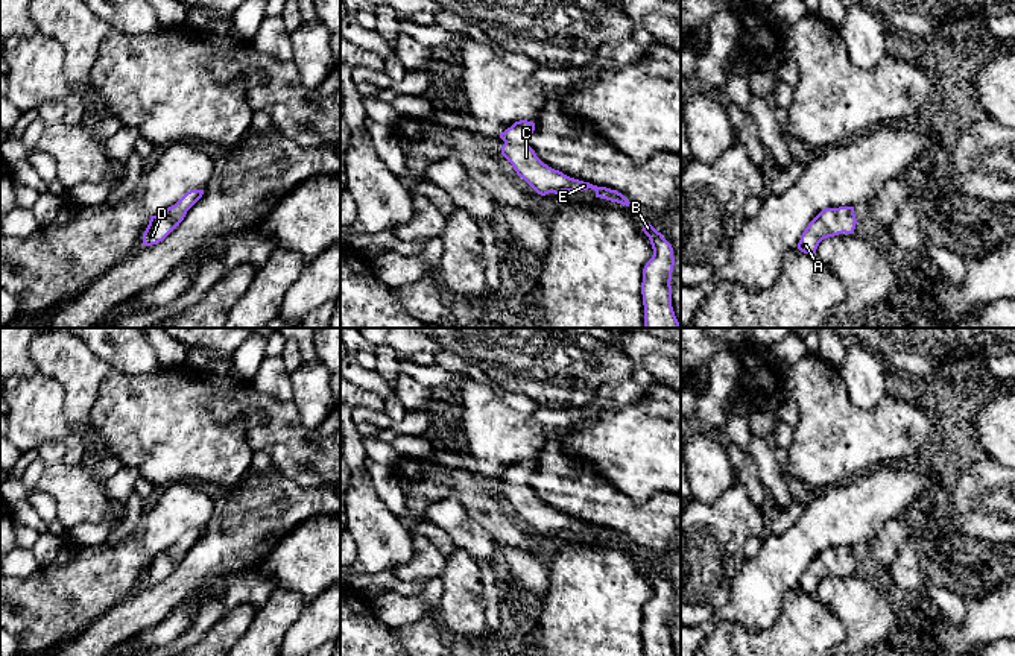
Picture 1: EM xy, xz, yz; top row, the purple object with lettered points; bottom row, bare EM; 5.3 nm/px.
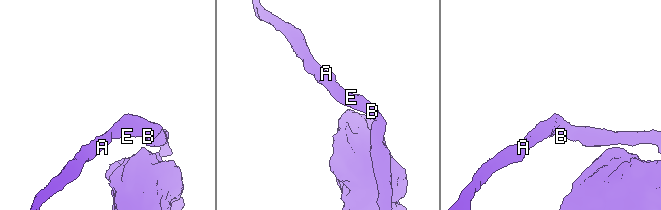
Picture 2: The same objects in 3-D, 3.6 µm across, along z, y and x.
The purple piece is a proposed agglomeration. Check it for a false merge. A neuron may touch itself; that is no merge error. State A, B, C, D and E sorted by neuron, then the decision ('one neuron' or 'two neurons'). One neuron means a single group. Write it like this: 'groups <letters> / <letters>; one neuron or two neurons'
groups A B C D E; one neuron

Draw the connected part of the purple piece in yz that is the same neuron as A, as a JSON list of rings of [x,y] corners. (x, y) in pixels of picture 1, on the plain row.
[[[839,547],[822,550],[805,568],[798,583],[804,594],[814,595],[824,579],[839,574],[854,574],[855,569],[854,547]]]

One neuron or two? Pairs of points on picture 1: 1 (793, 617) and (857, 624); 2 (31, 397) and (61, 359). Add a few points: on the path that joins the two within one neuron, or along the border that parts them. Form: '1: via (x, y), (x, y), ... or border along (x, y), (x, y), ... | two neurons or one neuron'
1: border along (818, 597), (844, 626), (844, 640) | two neurons
2: border along (38, 371), (53, 377), (63, 387), (63, 409) | two neurons

